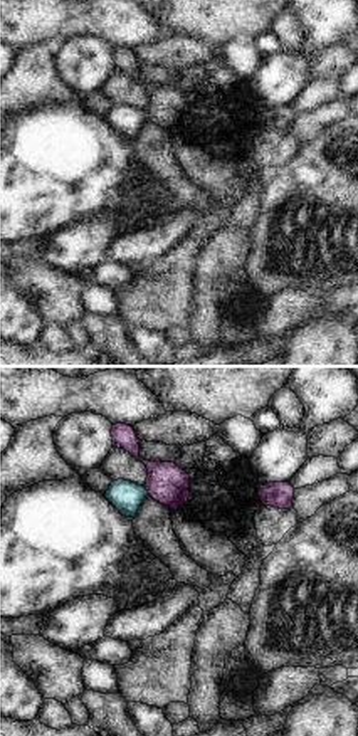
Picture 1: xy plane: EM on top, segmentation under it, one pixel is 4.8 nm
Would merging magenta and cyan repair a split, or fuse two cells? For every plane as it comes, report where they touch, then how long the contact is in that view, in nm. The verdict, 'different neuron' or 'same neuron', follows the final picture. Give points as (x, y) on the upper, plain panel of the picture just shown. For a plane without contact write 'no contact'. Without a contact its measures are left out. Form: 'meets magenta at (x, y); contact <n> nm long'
meets magenta at (147, 113); contact 40 nm long

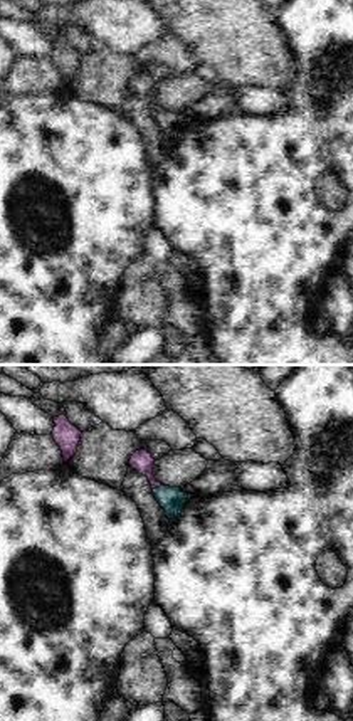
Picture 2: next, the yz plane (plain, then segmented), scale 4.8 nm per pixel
meets magenta at (157, 110); contact 50 nm long

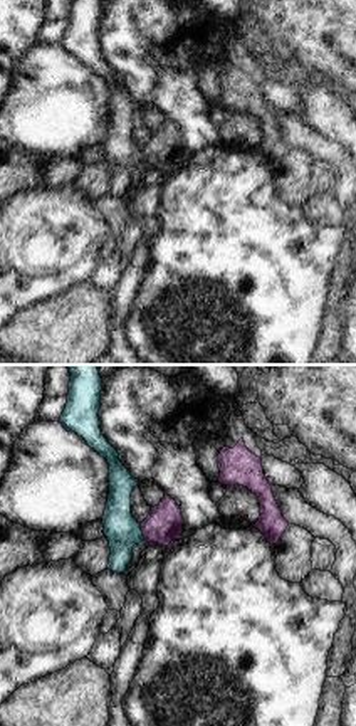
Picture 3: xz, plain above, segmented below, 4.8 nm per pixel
meets magenta at (141, 153); contact 80 nm long

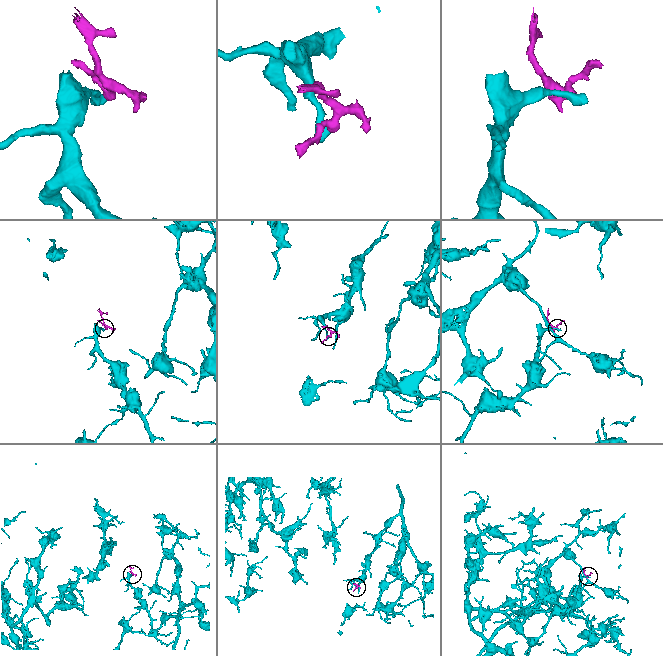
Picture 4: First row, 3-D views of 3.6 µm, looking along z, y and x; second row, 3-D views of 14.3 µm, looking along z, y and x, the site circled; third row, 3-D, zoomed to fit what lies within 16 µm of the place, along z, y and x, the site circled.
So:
different neuron

